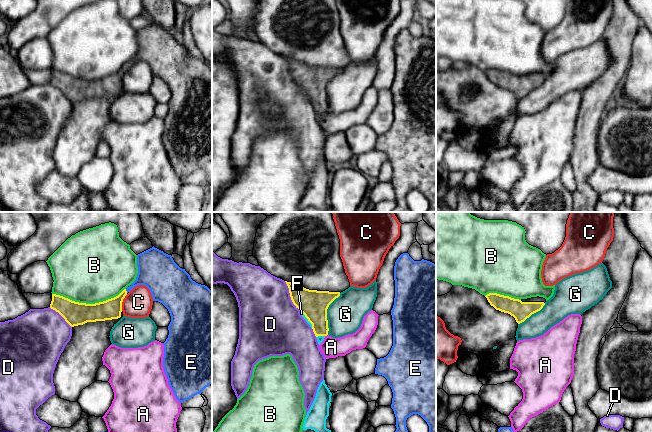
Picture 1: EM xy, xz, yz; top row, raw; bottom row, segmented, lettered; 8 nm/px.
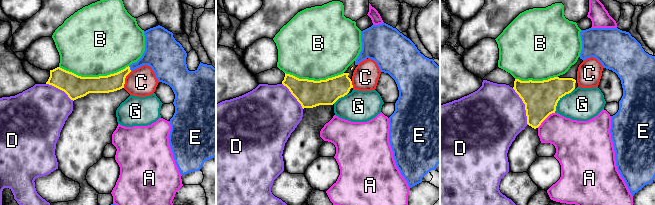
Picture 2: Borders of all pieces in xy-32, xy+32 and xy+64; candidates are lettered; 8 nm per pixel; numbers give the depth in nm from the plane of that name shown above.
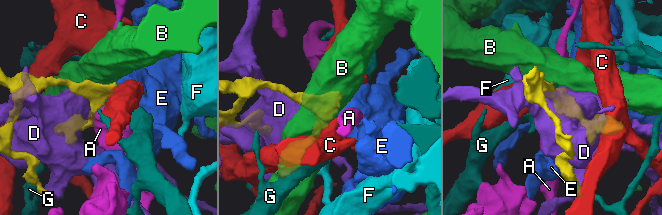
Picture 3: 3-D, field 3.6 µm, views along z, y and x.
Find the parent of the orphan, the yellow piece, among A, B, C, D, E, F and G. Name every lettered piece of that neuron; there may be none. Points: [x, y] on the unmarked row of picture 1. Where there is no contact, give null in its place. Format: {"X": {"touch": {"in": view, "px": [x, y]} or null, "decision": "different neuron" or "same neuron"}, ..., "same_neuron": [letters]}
{"A": {"touch": {"in": "xz", "px": [326, 111]}, "decision": "different neuron"}, "B": {"touch": {"in": "xy", "px": [88, 80]}, "decision": "different neuron"}, "C": {"touch": {"in": "xy", "px": [122, 77]}, "decision": "different neuron"}, "D": {"touch": {"in": "xz", "px": [290, 72]}, "decision": "different neuron"}, "E": {"touch": {"in": "xy", "px": [126, 67]}, "decision": "different neuron"}, "F": {"touch": {"in": "xz", "px": [307, 94]}, "decision": "different neuron"}, "G": {"touch": {"in": "xz", "px": [326, 90]}, "decision": "same neuron"}, "same_neuron": ["G"]}

